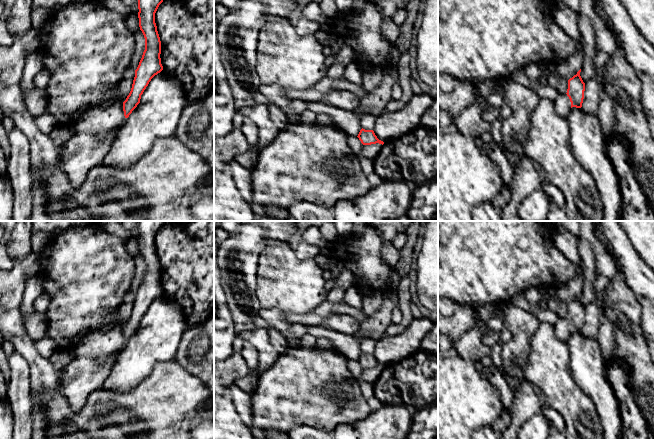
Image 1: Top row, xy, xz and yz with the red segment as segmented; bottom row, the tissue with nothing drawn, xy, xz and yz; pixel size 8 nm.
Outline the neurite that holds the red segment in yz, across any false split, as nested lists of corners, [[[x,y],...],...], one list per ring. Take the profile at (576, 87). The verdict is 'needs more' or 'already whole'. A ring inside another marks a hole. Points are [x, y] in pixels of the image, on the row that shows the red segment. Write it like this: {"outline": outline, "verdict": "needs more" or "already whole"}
{"outline": [[[581,69],[568,80],[567,93],[565,95],[558,95],[554,101],[556,114],[565,119],[567,119],[572,107],[582,107],[585,83],[580,76],[580,72]]], "verdict": "needs more"}

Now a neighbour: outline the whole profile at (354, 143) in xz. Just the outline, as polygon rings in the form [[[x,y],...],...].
[[[347,136],[347,143],[349,145],[349,147],[351,148],[351,150],[353,151],[353,153],[359,157],[362,151],[362,147],[363,144],[361,143],[361,141],[359,140],[359,138],[357,136]]]

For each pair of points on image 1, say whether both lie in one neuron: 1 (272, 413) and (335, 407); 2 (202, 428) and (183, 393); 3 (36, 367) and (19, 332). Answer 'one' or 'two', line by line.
1: one
2: two
3: one

